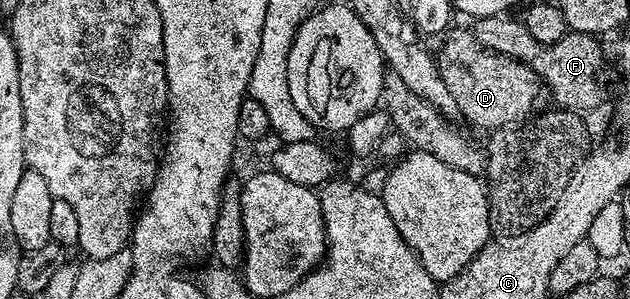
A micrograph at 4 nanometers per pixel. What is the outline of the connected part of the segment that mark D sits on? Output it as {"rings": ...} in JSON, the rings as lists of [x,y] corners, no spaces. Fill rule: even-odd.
{"rings":[[[452,26],[442,41],[436,56],[440,76],[446,82],[447,89],[454,94],[460,116],[471,124],[486,131],[497,130],[515,115],[519,117],[519,105],[523,107],[523,113],[527,113],[530,105],[539,99],[541,83],[537,75],[525,63],[510,55],[499,54],[482,46],[470,28]]]}

